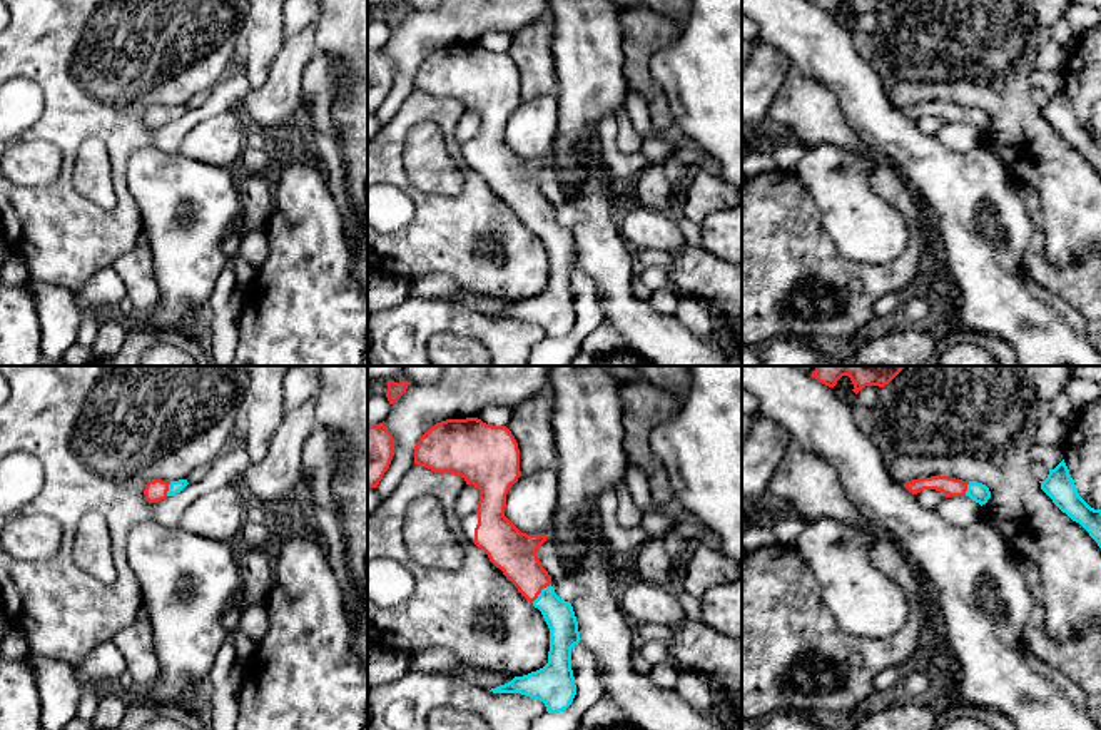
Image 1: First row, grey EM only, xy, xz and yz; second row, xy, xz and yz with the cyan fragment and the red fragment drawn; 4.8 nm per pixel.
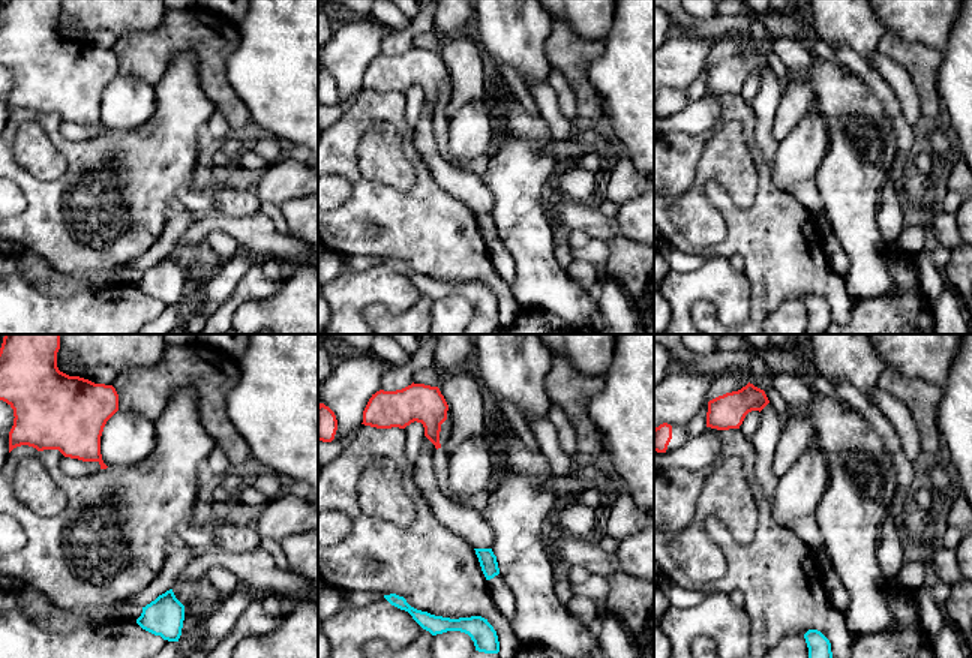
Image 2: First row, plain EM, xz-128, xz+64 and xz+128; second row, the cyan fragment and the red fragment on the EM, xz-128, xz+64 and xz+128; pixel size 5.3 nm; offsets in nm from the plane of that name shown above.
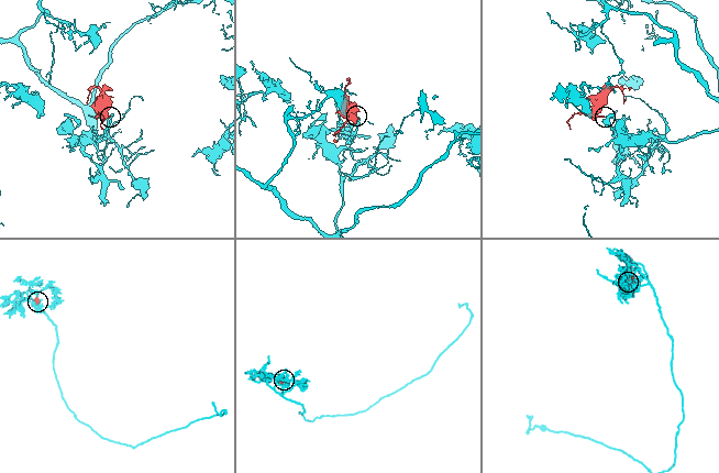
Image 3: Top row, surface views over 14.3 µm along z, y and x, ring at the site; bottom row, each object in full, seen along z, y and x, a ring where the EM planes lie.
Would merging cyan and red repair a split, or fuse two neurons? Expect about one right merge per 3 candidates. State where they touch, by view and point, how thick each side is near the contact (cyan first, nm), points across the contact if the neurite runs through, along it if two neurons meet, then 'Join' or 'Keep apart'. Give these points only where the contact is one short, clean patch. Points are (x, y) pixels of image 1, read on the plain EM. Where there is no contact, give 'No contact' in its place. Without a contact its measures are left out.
Touches cyan at xz (542, 217). Thickness 140 nm (cyan) against 200 nm. Path across: xz (563, 254), (558, 239), (542, 217), (513, 177). Join

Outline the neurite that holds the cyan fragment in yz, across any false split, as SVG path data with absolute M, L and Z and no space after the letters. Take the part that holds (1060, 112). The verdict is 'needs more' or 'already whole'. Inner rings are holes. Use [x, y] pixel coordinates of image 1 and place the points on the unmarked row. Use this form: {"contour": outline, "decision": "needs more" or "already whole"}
{"contour": "M1064 85L1049 95L1041 115L1073 147L1079 149L1101 174L1101 135L1091 134L1078 119Z", "decision": "already whole"}

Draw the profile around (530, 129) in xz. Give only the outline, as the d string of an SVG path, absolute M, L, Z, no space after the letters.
M545 94L520 102L506 120L506 144L526 160L550 160L558 130L558 97Z

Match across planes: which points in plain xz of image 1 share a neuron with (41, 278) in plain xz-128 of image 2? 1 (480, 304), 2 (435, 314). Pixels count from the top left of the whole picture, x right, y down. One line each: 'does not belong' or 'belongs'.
1: belongs
2: does not belong

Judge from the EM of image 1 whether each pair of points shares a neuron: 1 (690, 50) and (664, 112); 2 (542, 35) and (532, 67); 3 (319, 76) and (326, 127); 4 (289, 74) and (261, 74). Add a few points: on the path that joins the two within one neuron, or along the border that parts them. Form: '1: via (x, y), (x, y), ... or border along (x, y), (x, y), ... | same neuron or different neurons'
1: border along (650, 65), (650, 74), (664, 92), (675, 122) | different neurons
2: via (533, 44), (533, 59) | same neuron
3: via (319, 89), (321, 114) | same neuron
4: border along (284, 40), (269, 77), (253, 91) | different neurons

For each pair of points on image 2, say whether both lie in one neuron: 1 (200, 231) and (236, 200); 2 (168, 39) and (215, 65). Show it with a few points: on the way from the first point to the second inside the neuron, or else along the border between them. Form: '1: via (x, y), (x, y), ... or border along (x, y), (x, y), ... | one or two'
1: border along (255, 213), (215, 213), (188, 228) | two
2: via (180, 39), (189, 39), (203, 53) | one

